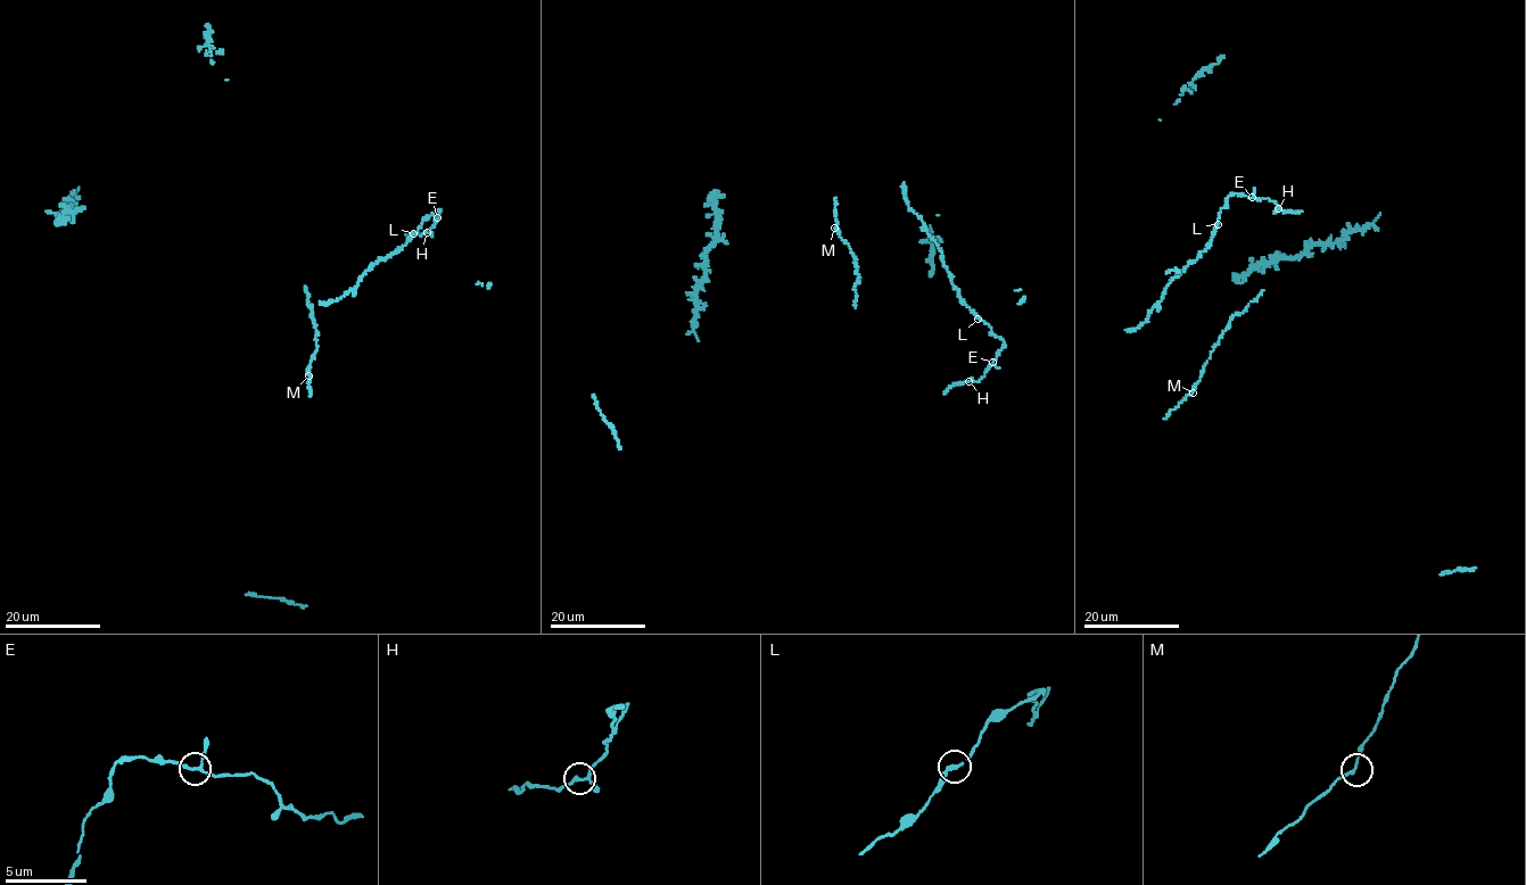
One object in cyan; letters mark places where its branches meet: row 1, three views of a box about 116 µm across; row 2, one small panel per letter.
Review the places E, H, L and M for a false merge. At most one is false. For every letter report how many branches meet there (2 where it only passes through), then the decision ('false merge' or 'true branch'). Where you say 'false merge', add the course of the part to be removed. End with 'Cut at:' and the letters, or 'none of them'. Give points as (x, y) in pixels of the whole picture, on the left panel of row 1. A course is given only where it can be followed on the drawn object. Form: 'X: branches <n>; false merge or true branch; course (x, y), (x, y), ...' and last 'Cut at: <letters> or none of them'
E: branches 3; true branch
H: branches 3; true branch
L: branches 2; true branch
M: branches 2; true branch
Cut at: none of them

